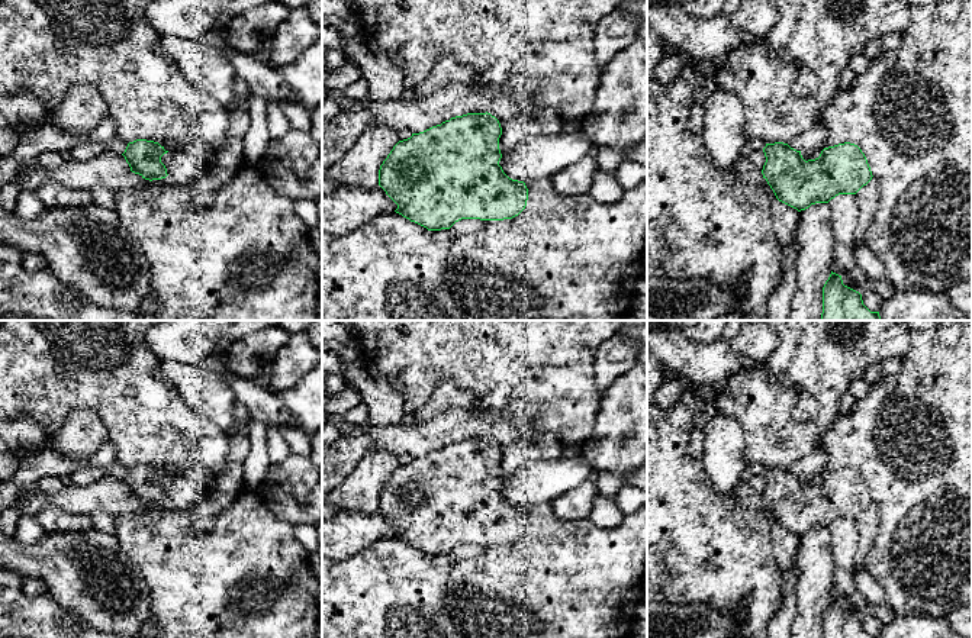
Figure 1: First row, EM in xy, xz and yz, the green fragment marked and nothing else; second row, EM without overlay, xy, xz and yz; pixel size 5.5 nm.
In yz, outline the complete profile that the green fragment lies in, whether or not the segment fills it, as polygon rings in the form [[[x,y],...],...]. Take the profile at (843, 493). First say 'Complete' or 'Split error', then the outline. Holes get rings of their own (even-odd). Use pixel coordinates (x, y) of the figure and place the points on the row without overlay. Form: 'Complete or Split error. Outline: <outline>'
Complete. Outline: [[[783,467],[766,468],[763,477],[766,481],[763,503],[779,526],[798,536],[815,528],[828,528],[839,519],[856,519],[873,502],[865,478],[850,467],[824,473],[818,483],[808,486],[802,483],[801,476]]]

